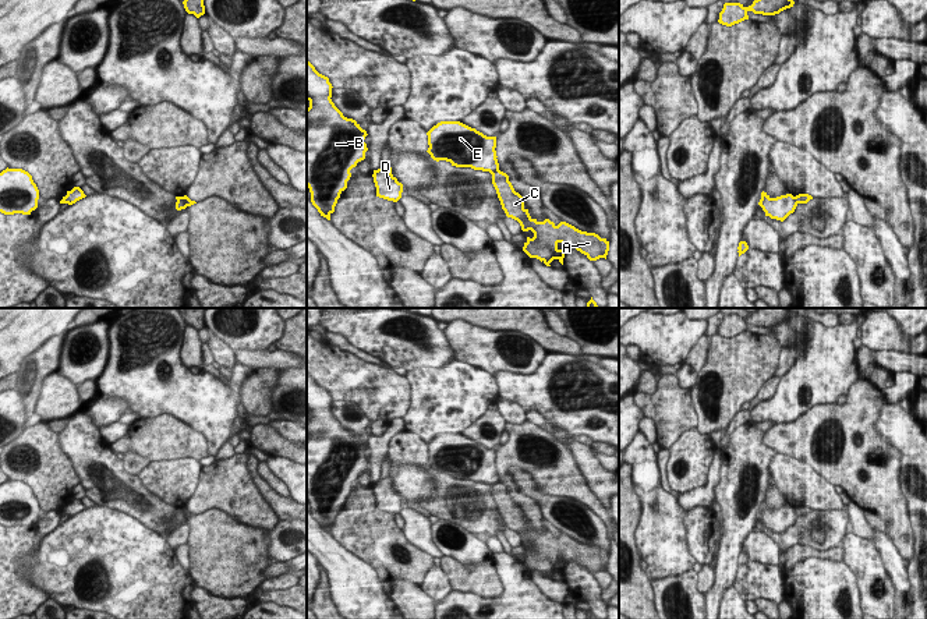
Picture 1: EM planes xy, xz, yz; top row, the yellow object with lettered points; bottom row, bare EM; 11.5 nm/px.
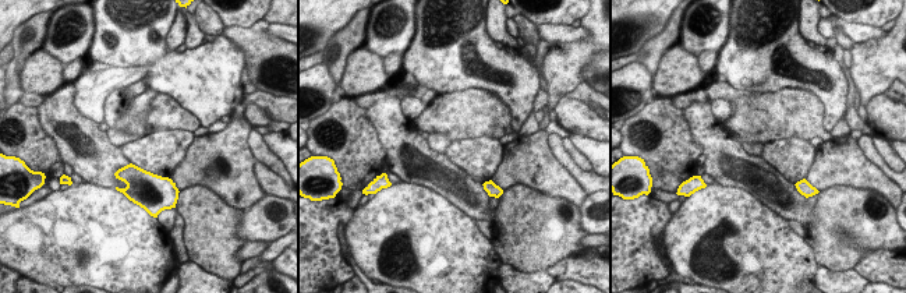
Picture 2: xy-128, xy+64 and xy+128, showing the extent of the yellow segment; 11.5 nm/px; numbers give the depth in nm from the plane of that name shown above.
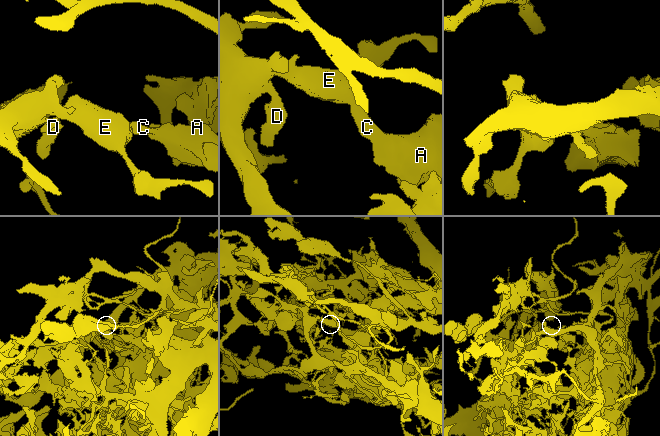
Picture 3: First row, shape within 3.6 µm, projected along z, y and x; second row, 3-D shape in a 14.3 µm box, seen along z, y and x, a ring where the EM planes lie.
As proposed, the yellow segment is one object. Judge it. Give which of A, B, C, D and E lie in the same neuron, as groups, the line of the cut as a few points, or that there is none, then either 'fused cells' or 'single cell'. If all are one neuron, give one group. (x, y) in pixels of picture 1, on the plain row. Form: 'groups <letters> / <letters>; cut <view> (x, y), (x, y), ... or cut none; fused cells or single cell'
groups A C / B D E; cut xz (499, 483), (491, 485); fused cells

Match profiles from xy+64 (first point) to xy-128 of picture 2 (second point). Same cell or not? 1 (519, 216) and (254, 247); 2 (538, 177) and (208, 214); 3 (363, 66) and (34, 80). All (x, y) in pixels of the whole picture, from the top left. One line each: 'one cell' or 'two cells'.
1: two cells
2: two cells
3: one cell

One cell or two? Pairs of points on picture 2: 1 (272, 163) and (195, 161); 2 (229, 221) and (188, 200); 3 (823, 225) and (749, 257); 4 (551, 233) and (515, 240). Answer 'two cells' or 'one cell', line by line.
1: two cells
2: one cell
3: two cells
4: one cell

